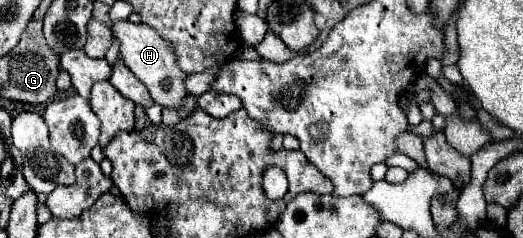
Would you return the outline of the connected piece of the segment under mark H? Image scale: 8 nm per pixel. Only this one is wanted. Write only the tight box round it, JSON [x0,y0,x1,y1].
[111,21,187,107]

